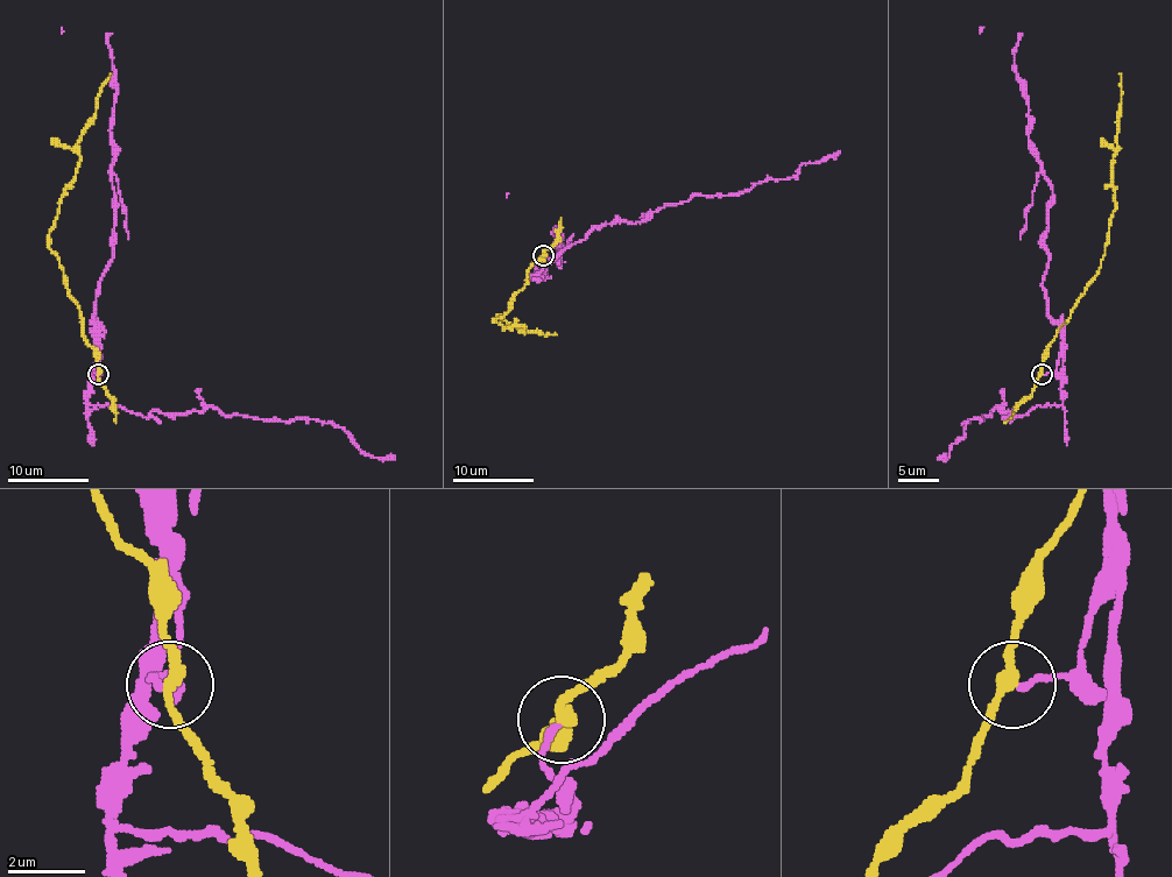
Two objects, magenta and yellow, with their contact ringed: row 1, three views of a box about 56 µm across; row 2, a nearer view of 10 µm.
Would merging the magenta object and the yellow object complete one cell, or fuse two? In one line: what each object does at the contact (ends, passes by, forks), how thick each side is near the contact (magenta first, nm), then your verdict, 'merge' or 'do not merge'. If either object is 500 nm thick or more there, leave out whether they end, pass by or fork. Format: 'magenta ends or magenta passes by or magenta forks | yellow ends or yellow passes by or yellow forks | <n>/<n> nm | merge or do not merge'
magenta ends | yellow passes by | 170/260 nm | do not merge

